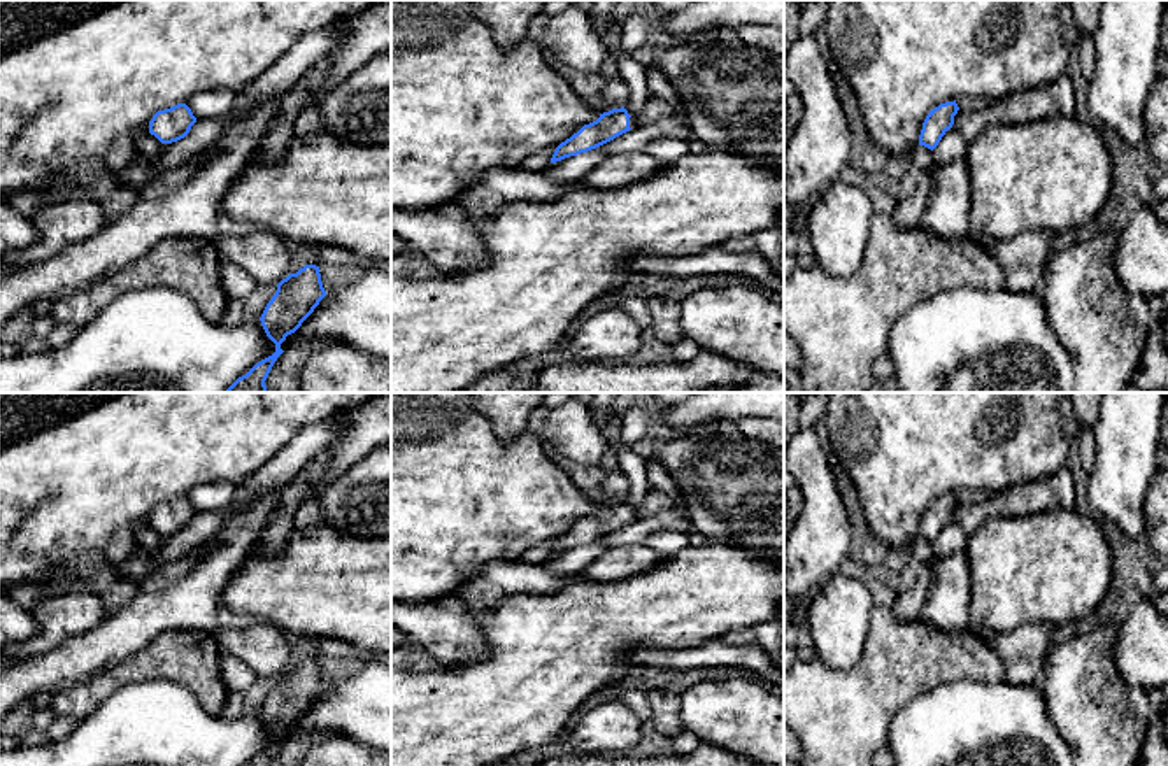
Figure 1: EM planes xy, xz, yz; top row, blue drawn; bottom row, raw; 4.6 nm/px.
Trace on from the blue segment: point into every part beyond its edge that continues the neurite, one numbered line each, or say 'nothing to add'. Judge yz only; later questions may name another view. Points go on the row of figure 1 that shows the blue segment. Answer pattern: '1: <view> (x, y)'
1: yz (965, 104)

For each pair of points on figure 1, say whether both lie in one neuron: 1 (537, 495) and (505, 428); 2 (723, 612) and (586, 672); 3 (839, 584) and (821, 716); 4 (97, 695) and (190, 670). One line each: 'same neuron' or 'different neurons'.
1: different neurons
2: same neuron
3: different neurons
4: same neuron

